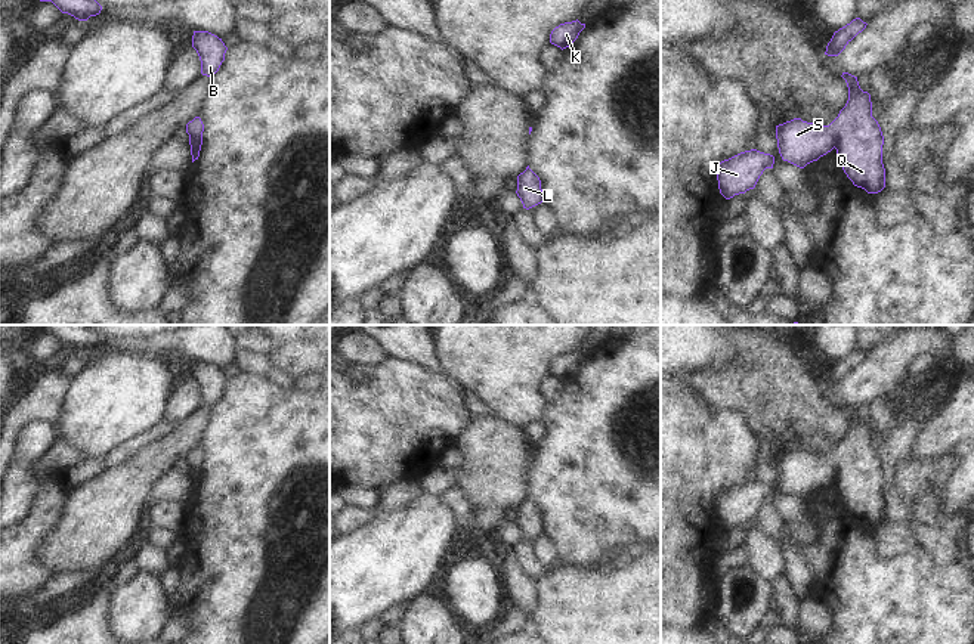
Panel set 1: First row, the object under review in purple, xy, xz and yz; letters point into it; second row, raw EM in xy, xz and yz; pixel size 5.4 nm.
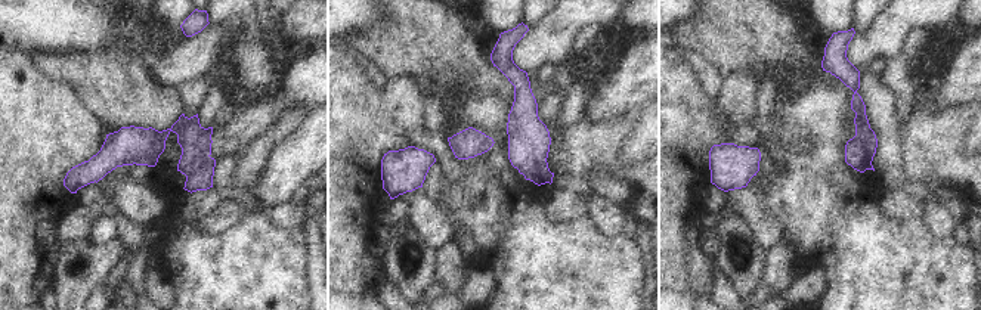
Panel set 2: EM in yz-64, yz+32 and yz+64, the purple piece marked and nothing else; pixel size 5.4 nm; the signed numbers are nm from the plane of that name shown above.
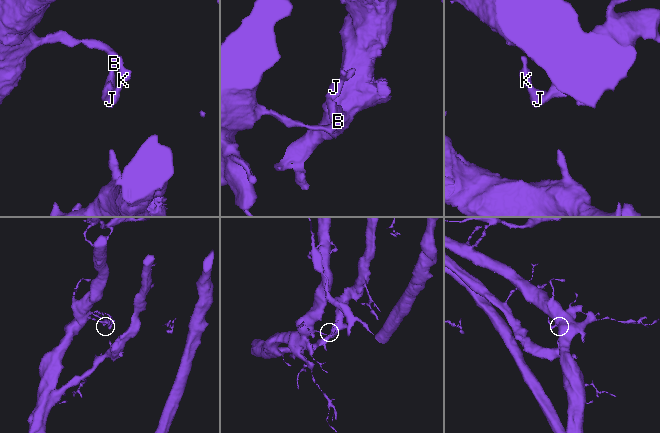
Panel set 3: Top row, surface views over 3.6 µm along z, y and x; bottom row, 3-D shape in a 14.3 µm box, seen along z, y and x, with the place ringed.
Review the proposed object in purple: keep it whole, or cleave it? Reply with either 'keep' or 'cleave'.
keep

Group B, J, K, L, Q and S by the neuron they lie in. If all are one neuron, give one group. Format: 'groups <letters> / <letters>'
groups B J K L Q S

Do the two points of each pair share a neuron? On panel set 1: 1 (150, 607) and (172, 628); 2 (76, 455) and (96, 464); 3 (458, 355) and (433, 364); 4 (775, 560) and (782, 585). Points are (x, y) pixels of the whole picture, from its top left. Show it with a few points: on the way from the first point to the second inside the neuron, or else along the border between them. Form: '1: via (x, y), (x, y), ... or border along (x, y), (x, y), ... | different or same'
1: border along (172, 613), (163, 628) | different
2: border along (86, 455), (62, 473) | different
3: border along (433, 340), (436, 359), (447, 374) | different
4: border along (784, 573), (772, 584) | different

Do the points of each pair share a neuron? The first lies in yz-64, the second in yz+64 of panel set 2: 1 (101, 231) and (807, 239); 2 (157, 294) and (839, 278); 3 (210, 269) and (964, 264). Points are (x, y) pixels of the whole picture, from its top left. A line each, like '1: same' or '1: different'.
1: different
2: different
3: same

